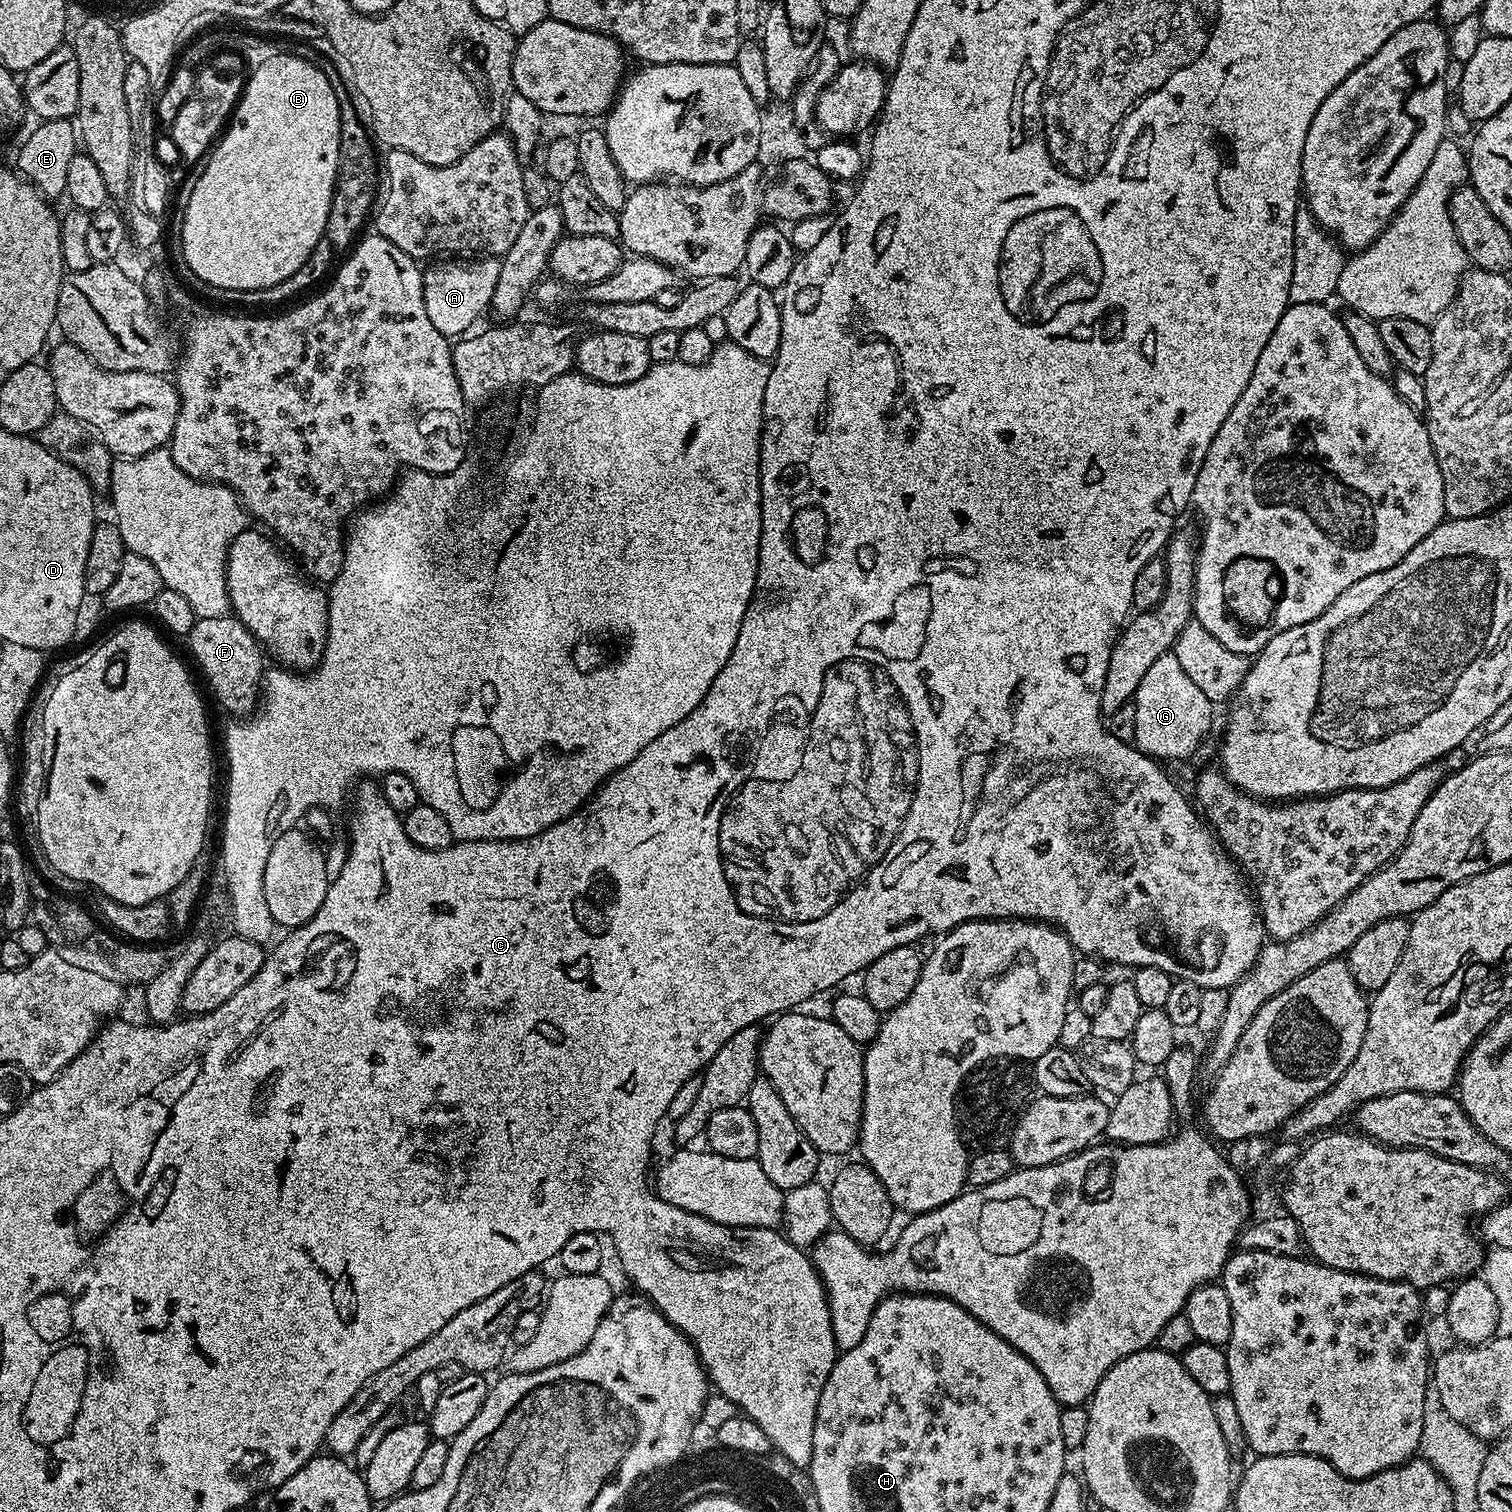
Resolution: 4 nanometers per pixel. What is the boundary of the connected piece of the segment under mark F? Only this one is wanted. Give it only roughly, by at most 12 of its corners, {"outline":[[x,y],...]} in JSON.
{"outline":[[234,614],[186,637],[210,691],[248,714],[262,692],[261,645]]}

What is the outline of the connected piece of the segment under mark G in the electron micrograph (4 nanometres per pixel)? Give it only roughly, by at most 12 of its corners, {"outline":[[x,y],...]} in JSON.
{"outline":[[1173,651],[1142,674],[1134,746],[1186,759],[1214,703]]}

